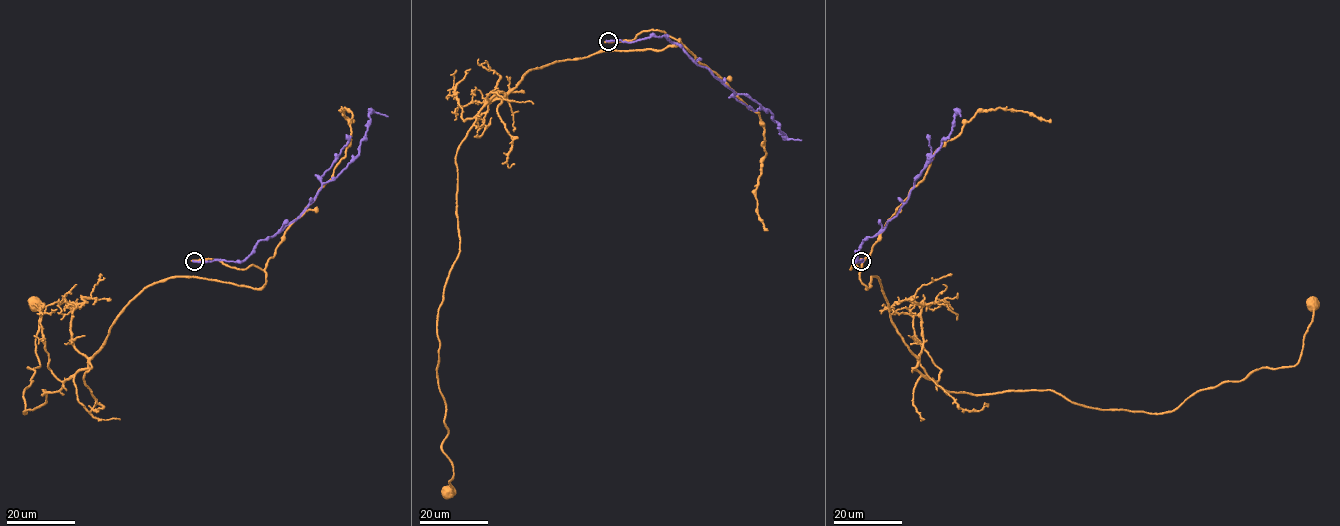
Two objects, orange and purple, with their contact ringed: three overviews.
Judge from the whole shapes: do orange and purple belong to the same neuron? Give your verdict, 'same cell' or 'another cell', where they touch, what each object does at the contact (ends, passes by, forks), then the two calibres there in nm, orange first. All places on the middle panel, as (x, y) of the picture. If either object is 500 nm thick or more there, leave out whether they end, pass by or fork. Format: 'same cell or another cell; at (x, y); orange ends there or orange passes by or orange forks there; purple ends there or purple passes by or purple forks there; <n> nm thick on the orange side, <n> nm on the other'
another cell; at (608, 41); orange ends there; purple ends there; 340 nm thick on the orange side, 280 nm on the other

